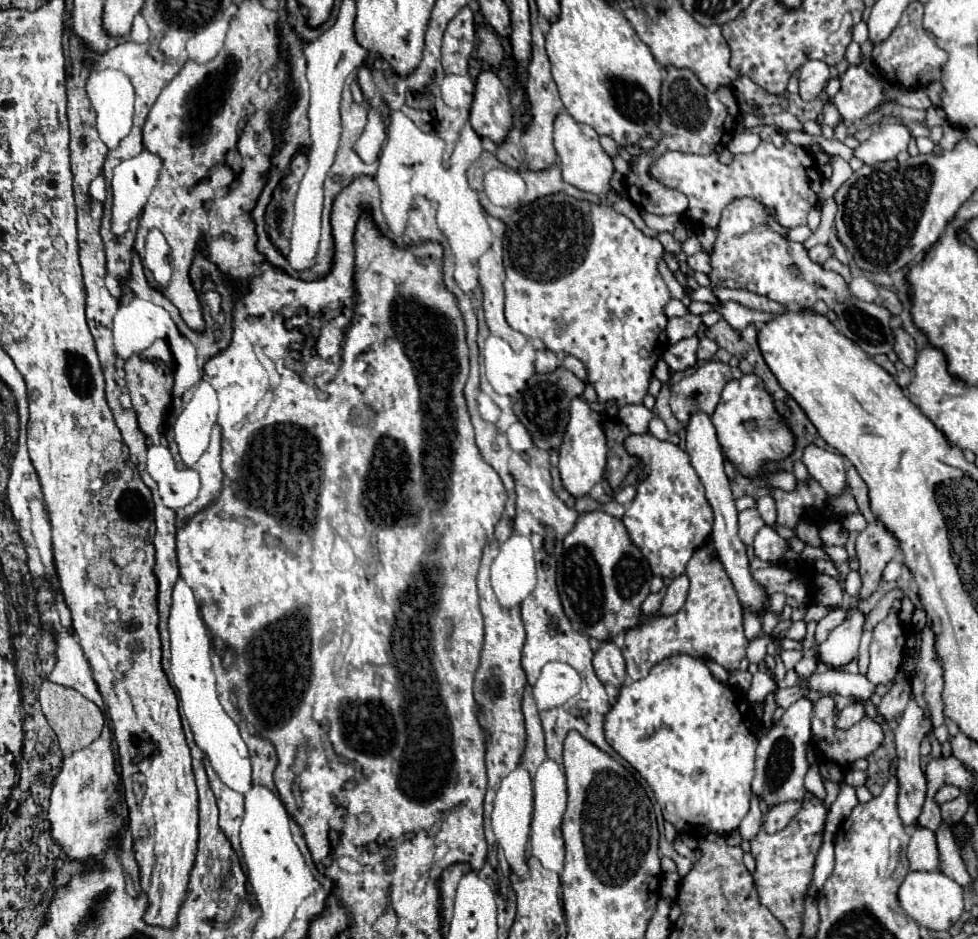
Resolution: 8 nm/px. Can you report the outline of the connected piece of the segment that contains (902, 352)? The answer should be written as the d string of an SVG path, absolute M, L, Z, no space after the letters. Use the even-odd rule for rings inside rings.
M902 327L894 329L894 351L906 367L914 367L916 345L914 345L914 339Z

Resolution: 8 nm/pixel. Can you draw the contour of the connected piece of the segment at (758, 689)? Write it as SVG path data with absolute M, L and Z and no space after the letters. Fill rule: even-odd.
M758 671L758 673L754 675L754 679L752 679L752 685L750 685L746 697L748 697L752 703L762 703L764 697L766 697L770 691L776 691L776 689L778 689L778 687L776 687L776 683L770 679L770 675Z

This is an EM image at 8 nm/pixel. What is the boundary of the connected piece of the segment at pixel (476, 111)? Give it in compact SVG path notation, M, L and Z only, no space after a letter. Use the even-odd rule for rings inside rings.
M482 71L476 77L470 123L480 137L488 137L496 145L502 143L512 129L512 105L508 89L492 71Z

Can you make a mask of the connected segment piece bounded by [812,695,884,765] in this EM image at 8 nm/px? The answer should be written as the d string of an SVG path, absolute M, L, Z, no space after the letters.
M826 695L824 699L820 699L816 705L814 705L814 717L812 717L812 739L814 739L814 745L818 749L818 755L824 759L824 761L836 761L840 765L848 765L860 757L868 757L872 751L878 749L878 745L882 743L884 739L884 733L880 729L880 725L868 717L862 719L862 723L856 723L852 729L848 731L838 731L834 727L834 721L836 721L836 713L834 713L834 701Z

